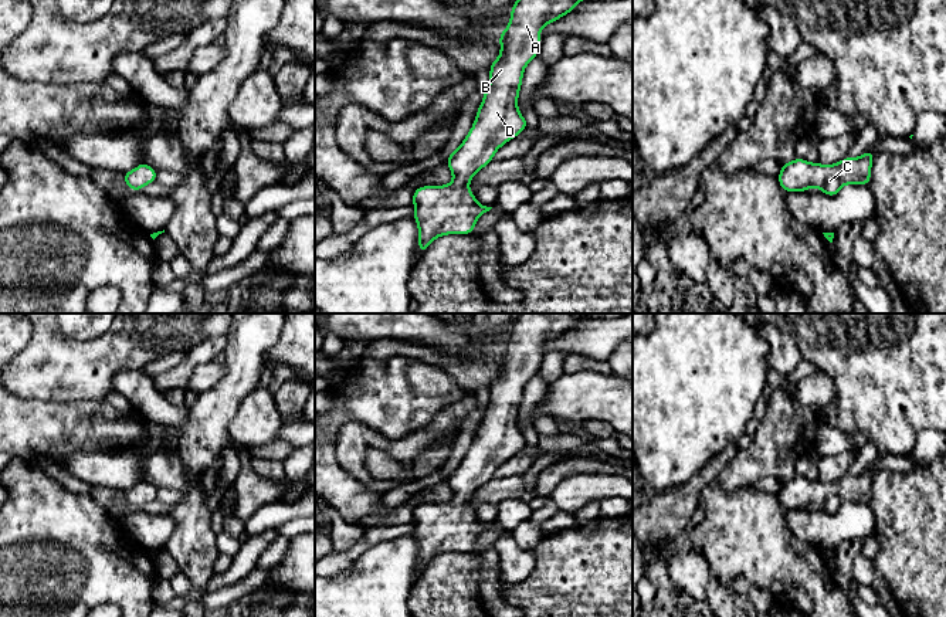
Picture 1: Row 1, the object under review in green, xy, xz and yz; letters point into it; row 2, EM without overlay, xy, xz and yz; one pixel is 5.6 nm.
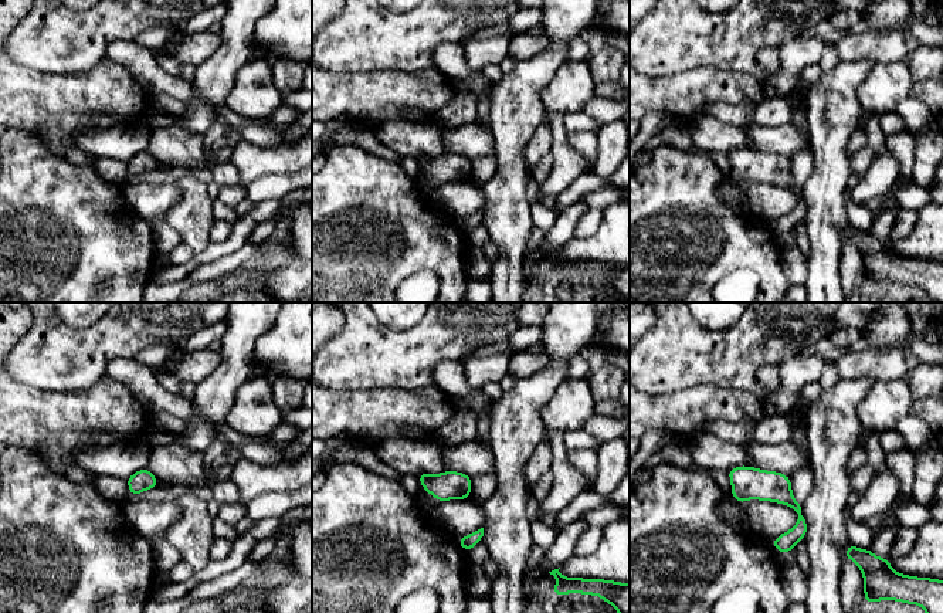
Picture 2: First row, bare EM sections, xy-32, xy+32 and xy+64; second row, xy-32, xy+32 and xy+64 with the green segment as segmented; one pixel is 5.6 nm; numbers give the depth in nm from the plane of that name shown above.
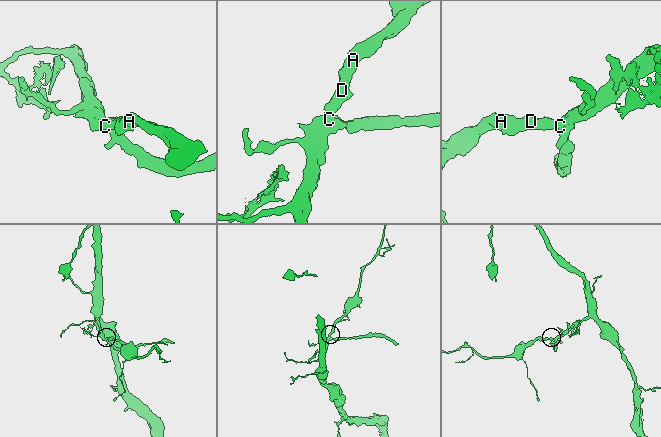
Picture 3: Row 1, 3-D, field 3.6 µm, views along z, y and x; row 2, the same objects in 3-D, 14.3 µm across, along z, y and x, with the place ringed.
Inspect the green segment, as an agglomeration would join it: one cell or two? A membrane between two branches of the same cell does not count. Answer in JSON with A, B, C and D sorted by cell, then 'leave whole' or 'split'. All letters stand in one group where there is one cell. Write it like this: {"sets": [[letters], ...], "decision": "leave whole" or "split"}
{"sets": [["A", "B", "C", "D"]], "decision": "leave whole"}

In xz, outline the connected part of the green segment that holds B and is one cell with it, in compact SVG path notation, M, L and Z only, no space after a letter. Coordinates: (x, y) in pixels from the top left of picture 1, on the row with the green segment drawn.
M515 0L508 27L499 34L501 52L489 65L489 85L478 108L474 125L457 150L448 155L447 166L454 180L444 186L421 186L413 193L414 218L418 227L418 251L424 254L440 235L471 234L477 220L492 207L477 201L468 183L474 174L489 165L495 152L511 139L522 133L528 121L518 109L518 96L523 79L523 70L538 57L540 28L572 13L581 0Z

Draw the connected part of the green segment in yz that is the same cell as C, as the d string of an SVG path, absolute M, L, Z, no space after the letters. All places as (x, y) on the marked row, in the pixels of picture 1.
M868 149L861 157L847 156L838 163L825 166L796 157L783 163L777 179L787 193L808 191L817 186L821 193L834 197L844 184L869 184L874 156Z

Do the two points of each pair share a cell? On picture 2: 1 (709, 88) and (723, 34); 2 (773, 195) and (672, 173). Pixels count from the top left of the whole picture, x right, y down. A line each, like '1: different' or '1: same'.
1: different
2: different

